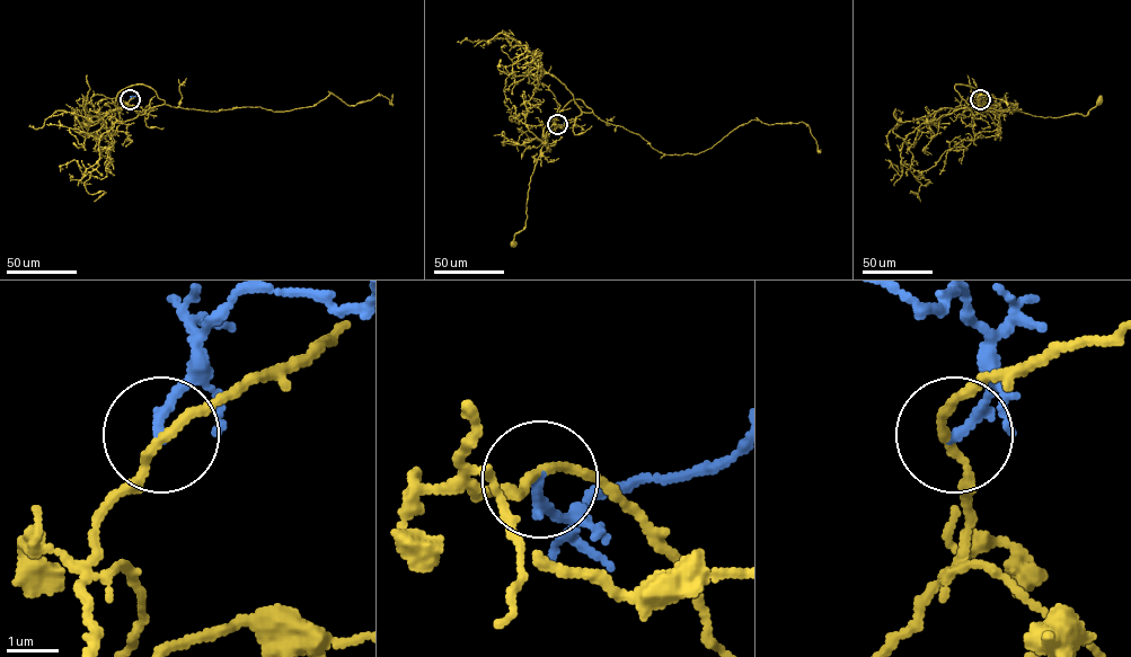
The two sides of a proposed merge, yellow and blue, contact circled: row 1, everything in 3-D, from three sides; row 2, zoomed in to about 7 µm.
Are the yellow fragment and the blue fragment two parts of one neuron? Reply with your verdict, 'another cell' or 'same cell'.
another cell

